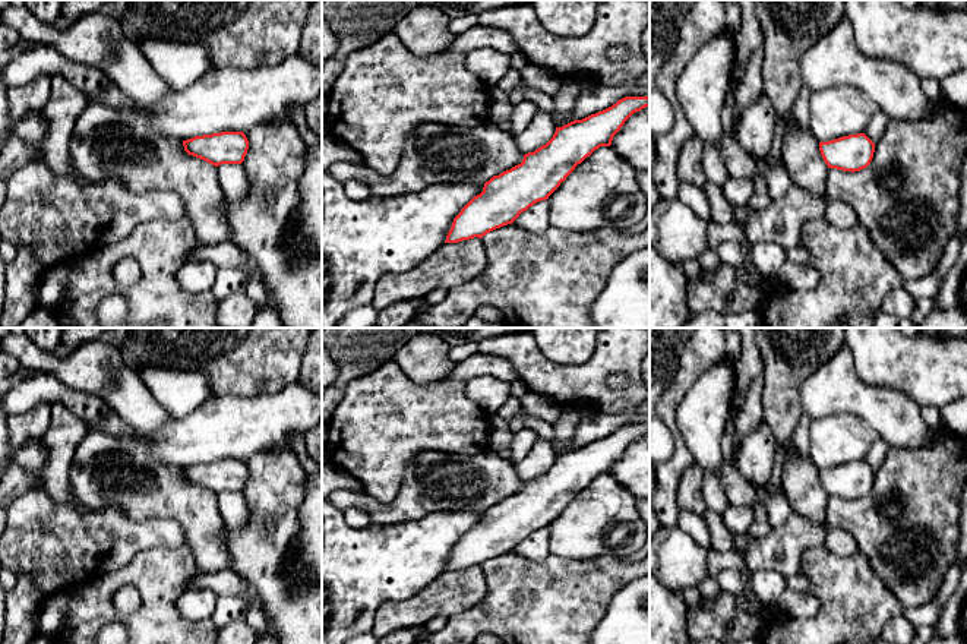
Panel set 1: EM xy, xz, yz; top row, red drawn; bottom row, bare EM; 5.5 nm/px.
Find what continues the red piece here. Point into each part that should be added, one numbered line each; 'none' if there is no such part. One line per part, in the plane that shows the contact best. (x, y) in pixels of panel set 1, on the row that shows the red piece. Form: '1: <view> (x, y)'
none

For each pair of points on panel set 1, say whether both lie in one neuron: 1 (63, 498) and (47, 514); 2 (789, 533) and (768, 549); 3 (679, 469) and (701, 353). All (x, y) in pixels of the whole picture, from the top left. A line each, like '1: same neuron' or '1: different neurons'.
1: different neurons
2: same neuron
3: same neuron

